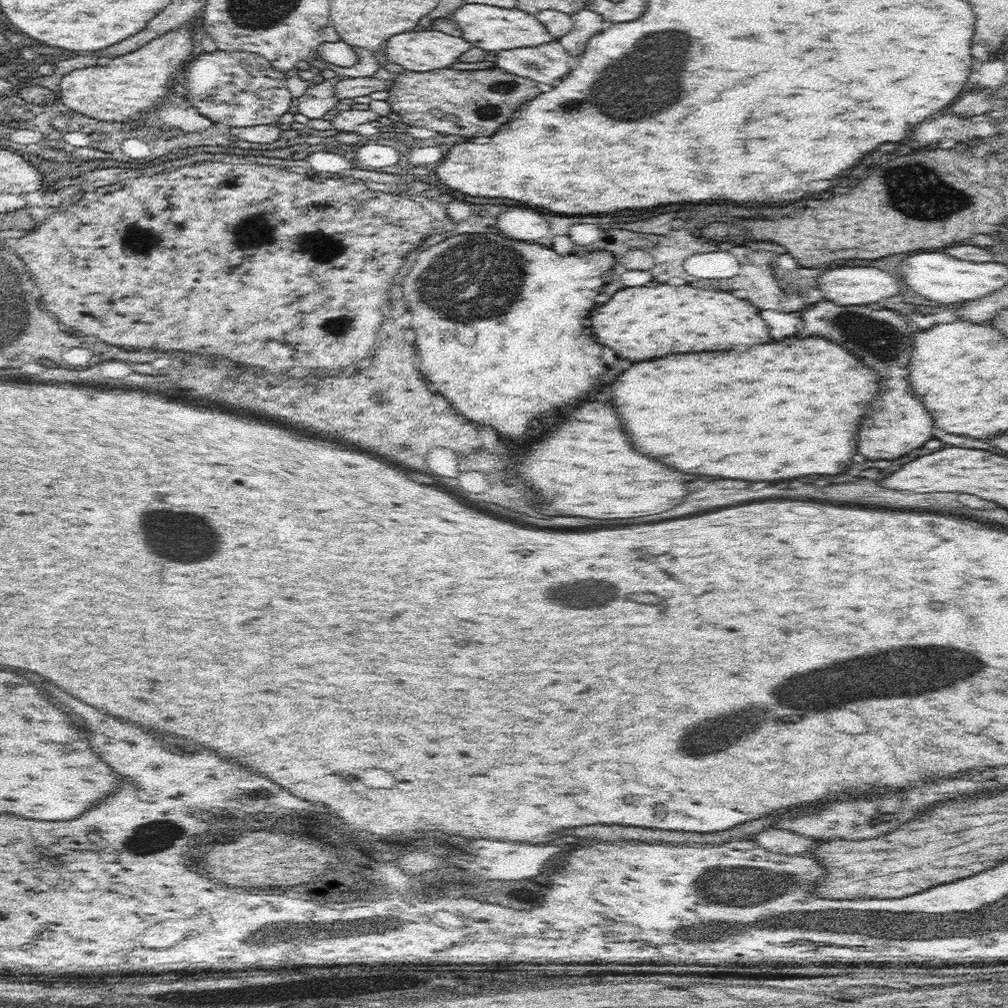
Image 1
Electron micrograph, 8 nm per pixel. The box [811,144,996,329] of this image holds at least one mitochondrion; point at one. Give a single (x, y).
(919, 198)

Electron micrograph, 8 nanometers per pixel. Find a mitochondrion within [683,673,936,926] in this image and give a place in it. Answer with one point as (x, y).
(733, 879)

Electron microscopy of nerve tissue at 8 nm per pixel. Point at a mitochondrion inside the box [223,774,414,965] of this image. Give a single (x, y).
(292, 931)

